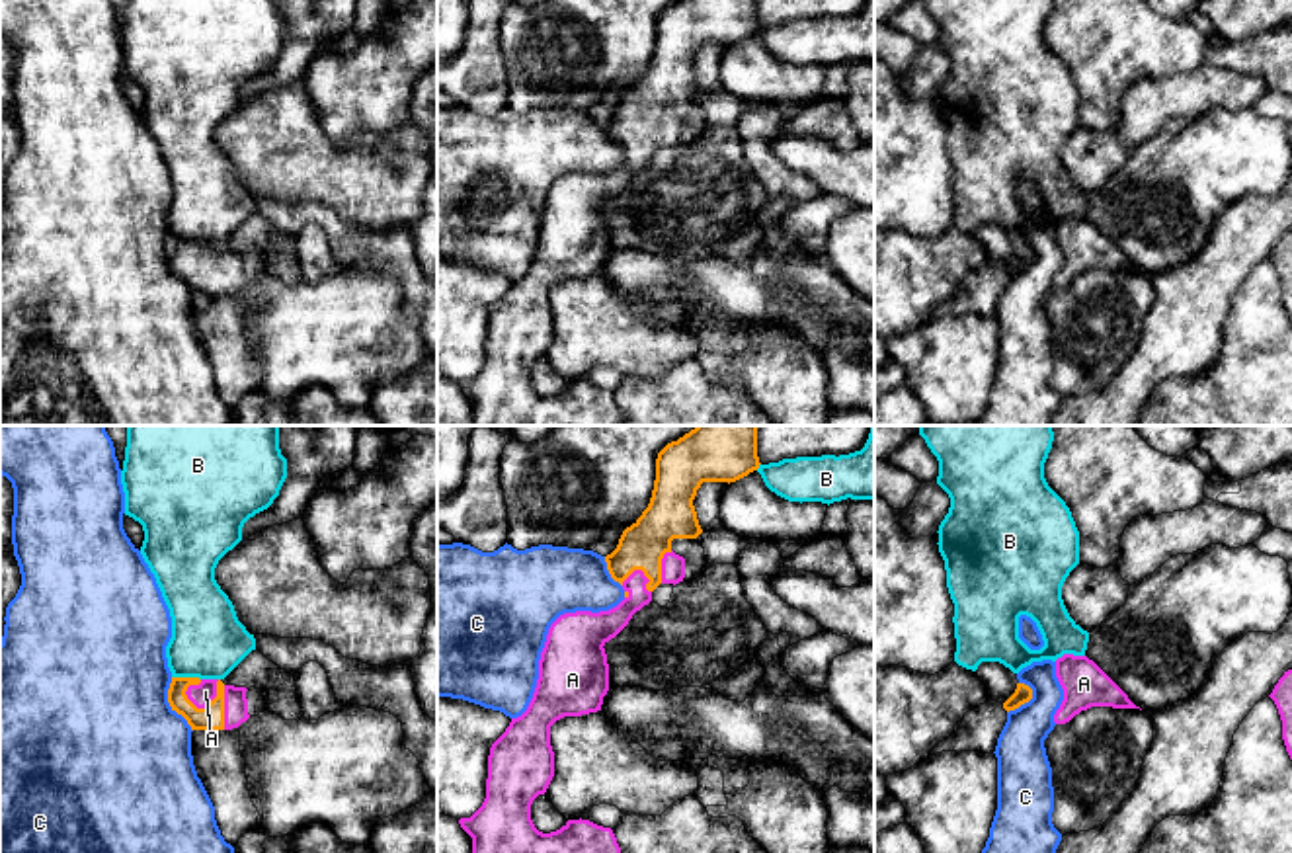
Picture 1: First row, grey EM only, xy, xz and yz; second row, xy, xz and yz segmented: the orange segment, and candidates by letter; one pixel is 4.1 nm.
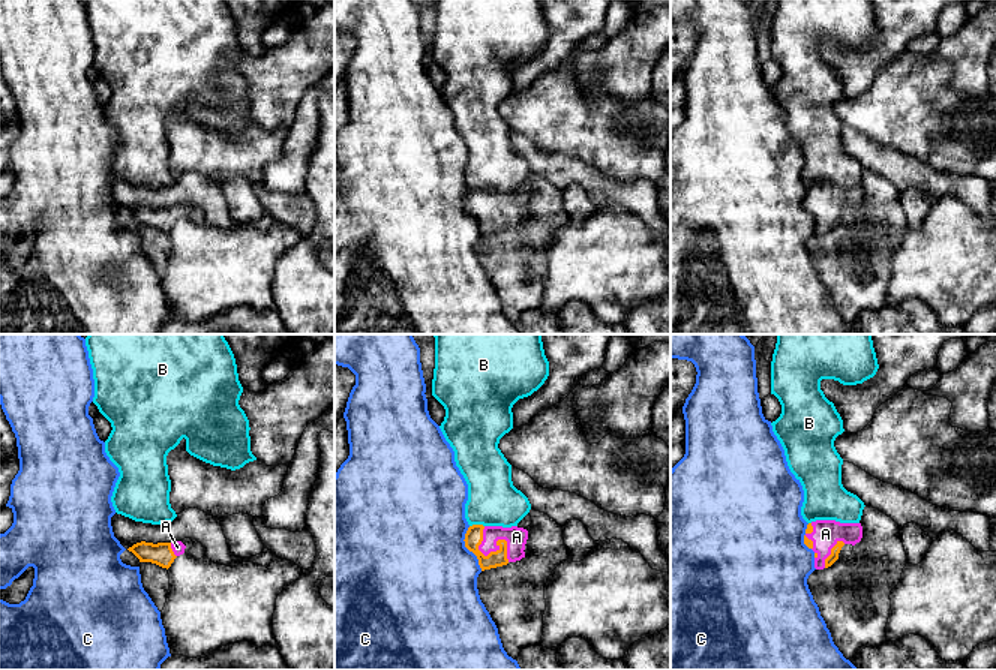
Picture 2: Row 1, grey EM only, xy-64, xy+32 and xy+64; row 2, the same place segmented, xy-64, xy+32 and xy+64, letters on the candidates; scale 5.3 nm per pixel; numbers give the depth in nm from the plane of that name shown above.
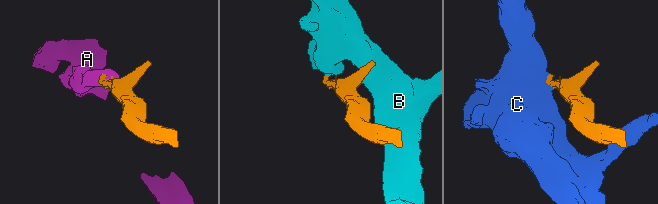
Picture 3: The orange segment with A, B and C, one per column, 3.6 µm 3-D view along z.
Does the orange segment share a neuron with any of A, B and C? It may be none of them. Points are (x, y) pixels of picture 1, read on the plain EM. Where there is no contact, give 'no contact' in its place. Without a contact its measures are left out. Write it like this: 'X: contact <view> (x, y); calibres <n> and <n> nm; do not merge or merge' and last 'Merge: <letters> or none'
A: contact xy (209, 266); calibres 100 and 90 nm; merge
B: contact xy (186, 241); calibres 100 and 300 nm; do not merge
C: contact xy (170, 268); calibres 100 and 500 nm; do not merge
Merge: A

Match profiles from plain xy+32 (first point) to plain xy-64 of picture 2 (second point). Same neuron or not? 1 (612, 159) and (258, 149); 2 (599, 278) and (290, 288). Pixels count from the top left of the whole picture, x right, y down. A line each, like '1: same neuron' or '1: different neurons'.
1: same neuron
2: different neurons

